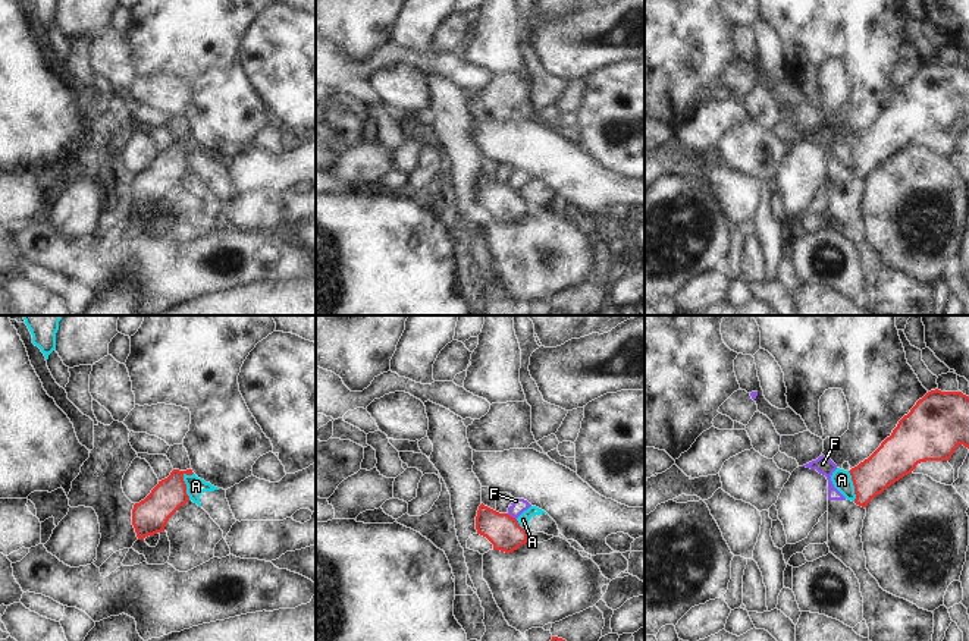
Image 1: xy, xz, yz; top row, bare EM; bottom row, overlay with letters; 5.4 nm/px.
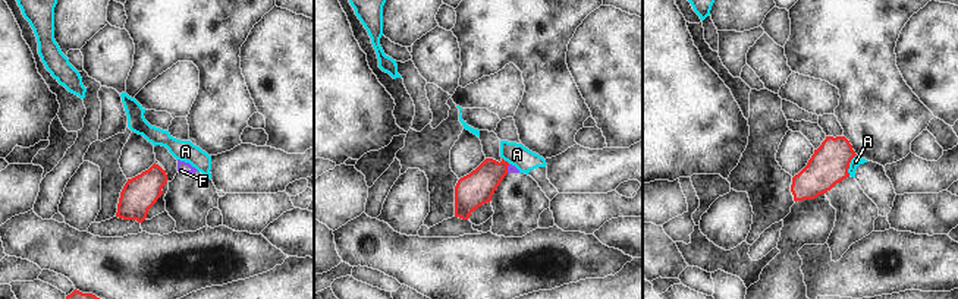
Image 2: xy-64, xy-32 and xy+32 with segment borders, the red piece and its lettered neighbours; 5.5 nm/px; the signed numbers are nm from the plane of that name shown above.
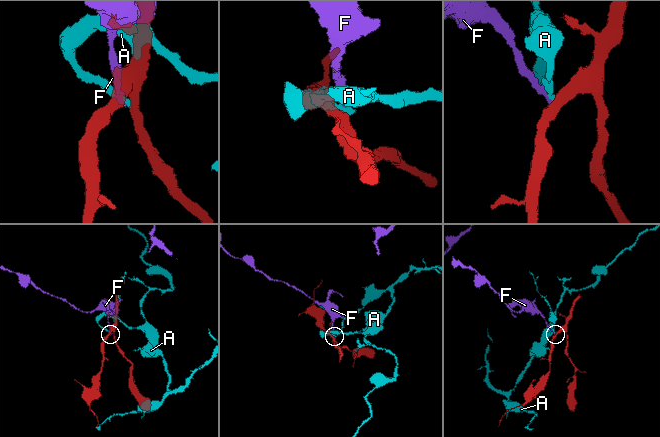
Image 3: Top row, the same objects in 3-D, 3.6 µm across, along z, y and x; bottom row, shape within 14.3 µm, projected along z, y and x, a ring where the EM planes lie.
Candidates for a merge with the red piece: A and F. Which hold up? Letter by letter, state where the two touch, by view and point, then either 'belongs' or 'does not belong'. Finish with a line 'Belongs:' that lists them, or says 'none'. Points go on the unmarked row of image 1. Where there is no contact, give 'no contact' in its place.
A: contact xy (185, 157); does not belong
F: contact xz (511, 188); does not belong
Belongs: none

